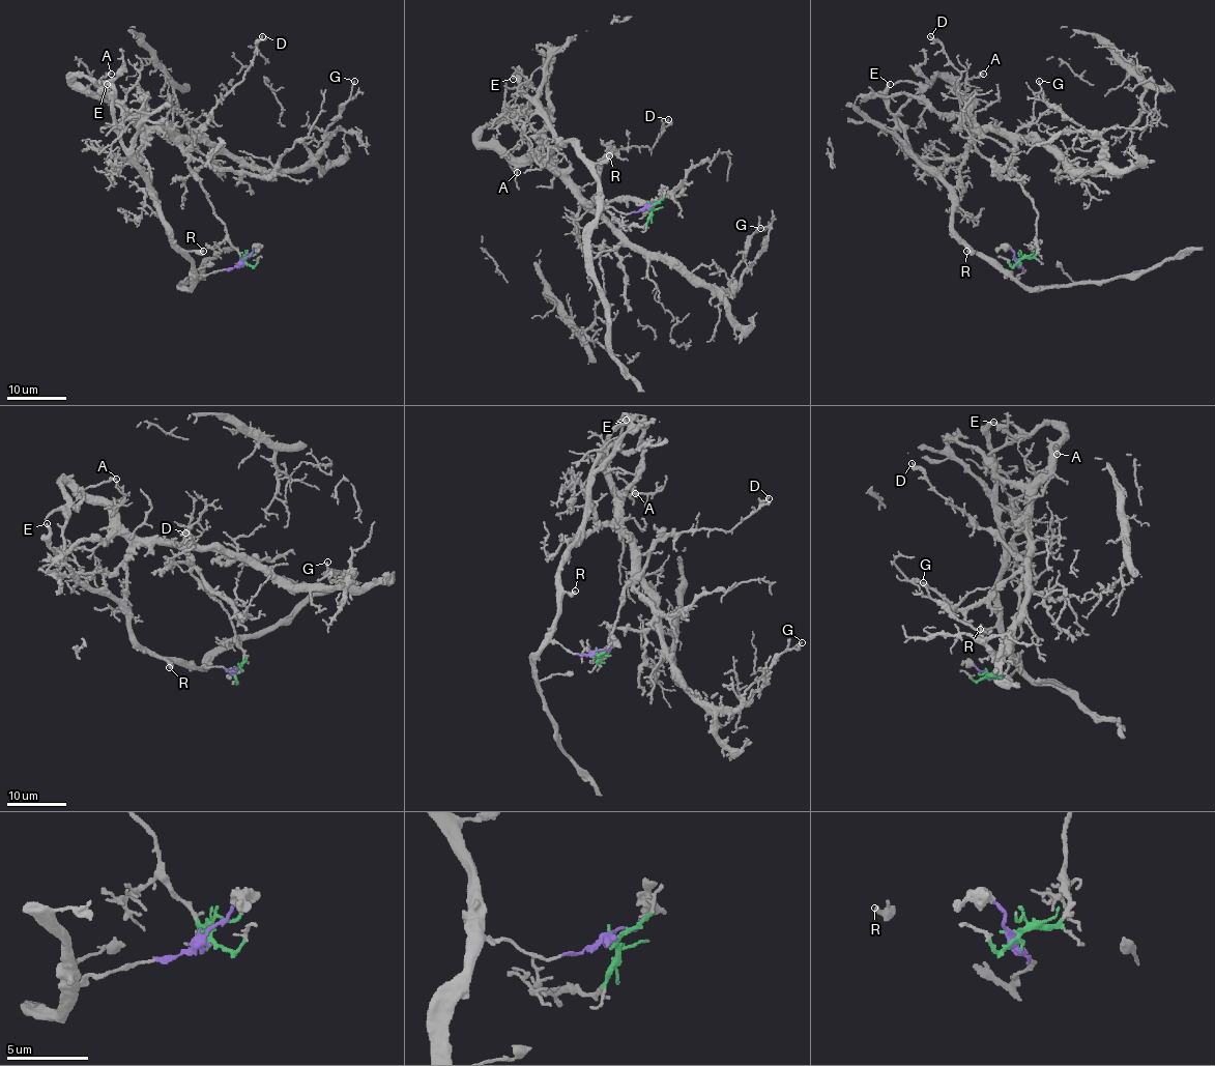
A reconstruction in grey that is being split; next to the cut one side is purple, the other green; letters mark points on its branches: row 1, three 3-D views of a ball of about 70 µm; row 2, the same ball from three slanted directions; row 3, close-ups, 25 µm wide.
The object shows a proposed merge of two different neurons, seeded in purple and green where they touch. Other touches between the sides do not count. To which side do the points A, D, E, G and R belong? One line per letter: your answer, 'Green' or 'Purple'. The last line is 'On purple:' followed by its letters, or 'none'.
A: Green
D: Green
E: Purple
G: Green
R: Purple
On purple: E, R

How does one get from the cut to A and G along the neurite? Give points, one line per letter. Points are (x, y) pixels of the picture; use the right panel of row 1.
A: (1018, 262), (1036, 253), (1037, 211), (1013, 167), (1013, 146), (976, 122), (972, 103), (958, 88), (983, 73)
G: (1018, 262), (1036, 253), (1037, 212), (1016, 141), (1068, 170), (1091, 170), (1103, 143), (1039, 80)

